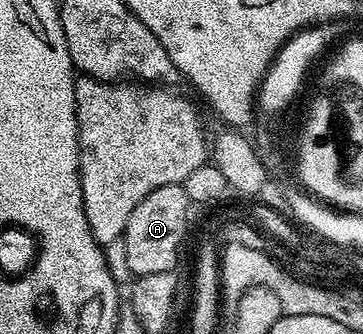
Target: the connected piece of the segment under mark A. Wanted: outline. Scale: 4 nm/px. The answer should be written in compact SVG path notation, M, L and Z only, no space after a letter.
M182 185L157 187L157 191L149 191L149 195L145 195L145 199L133 207L133 215L129 215L122 237L128 267L136 278L155 275L157 269L164 269L167 265L176 267L180 264L179 248L187 237L187 209L191 208L192 203Z

